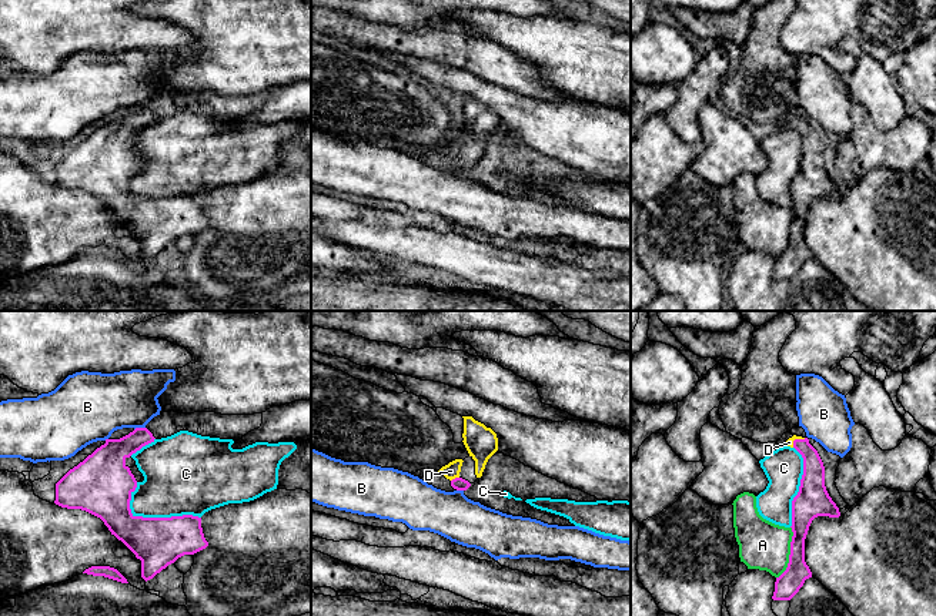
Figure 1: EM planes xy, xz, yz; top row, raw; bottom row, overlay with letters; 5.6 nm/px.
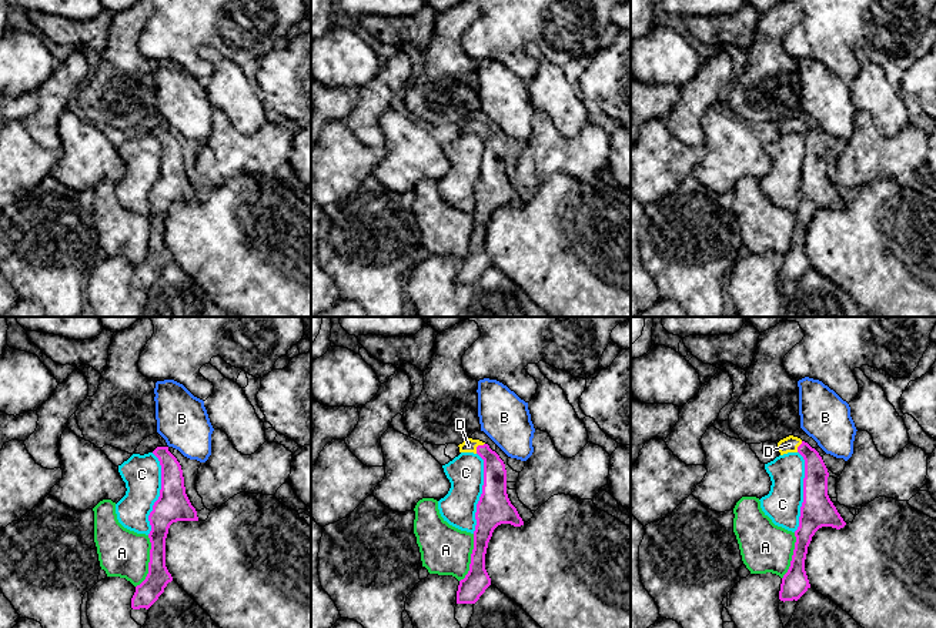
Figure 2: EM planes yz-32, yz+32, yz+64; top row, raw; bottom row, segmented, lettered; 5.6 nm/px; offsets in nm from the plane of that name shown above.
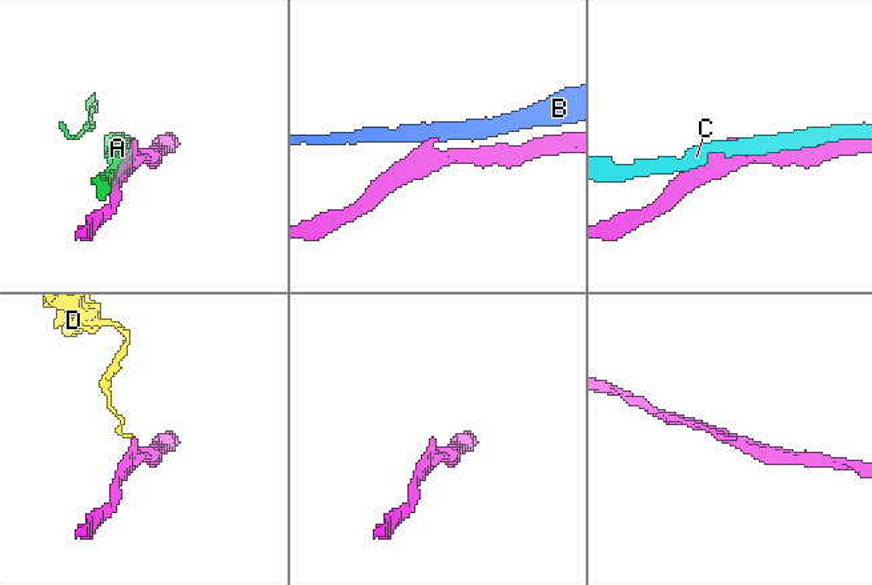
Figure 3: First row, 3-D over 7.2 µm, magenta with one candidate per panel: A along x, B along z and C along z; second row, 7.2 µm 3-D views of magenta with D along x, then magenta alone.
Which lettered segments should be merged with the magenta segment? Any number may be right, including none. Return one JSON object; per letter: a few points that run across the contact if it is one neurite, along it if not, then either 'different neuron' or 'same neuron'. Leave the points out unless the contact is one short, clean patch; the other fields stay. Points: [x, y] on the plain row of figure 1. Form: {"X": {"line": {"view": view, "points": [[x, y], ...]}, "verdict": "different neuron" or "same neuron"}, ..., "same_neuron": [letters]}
{"A": {"verdict": "different neuron"}, "B": {"line": {"view": "xy", "points": [[144, 107], [134, 110]]}, "verdict": "different neuron"}, "C": {"verdict": "different neuron"}, "D": {"line": {"view": "xz", "points": [[458, 164], [455, 158], [451, 151]]}, "verdict": "same neuron"}, "same_neuron": ["D"]}

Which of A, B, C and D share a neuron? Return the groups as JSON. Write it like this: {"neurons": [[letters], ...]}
{"neurons": [["A"], ["B"], ["C"], ["D"]]}

